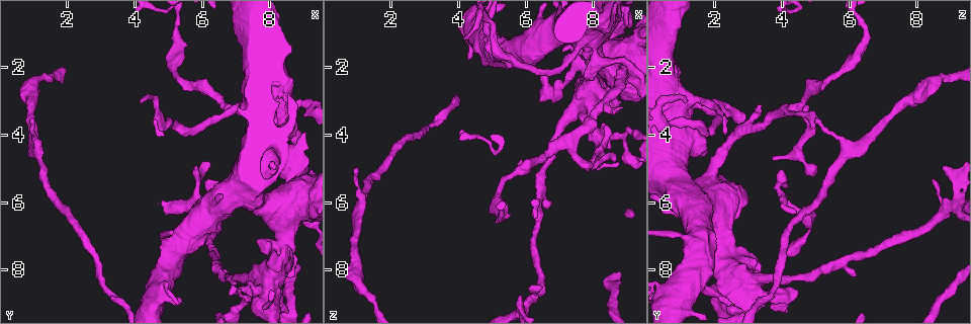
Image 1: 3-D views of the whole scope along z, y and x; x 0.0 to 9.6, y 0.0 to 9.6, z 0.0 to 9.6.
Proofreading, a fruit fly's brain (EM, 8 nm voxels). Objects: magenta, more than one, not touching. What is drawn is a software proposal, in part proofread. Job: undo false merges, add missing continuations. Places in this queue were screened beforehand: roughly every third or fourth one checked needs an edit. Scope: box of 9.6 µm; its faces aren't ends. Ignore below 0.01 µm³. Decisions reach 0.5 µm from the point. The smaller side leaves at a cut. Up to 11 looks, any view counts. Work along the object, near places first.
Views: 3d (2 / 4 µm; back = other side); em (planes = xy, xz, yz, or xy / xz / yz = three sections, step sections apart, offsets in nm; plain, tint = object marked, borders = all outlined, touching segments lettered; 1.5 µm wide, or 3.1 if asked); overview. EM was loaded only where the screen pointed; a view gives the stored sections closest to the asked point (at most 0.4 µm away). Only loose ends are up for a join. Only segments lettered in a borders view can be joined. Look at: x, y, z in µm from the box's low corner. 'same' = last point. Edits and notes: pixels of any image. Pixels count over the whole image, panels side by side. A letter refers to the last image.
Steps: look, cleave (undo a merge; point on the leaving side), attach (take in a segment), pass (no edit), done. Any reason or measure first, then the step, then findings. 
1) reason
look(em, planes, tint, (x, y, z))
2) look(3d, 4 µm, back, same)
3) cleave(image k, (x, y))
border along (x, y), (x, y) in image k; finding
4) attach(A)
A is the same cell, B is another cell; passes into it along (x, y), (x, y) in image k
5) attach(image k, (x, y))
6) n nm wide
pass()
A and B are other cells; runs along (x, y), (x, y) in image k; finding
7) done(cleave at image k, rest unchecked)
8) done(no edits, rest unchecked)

closes a loop
look(em, planes, borders, (8.00, 3.05, 1.25))

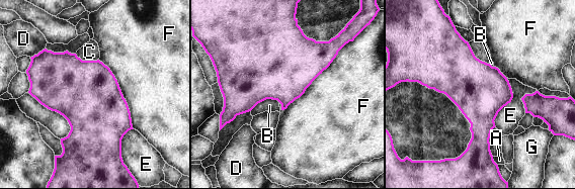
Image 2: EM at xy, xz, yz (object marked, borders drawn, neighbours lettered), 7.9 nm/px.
pass()
A, B, C, D, E, F and G are other cells; border along (98, 59), (116, 80), (134, 128) in image 2; all the same cell

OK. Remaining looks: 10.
look(em, planes, tint, (7.40, 8.95, 2.35))

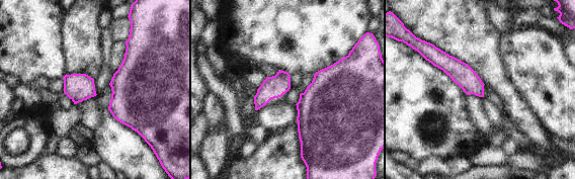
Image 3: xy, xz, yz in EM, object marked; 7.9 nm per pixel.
what lies round it
look(em, planes, borders, same)

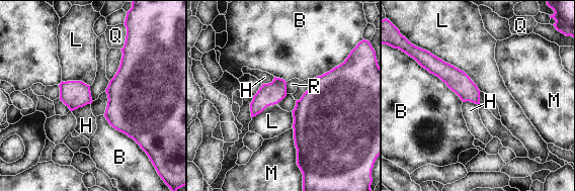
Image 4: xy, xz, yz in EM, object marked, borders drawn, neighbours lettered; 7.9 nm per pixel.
pass()
B, H, L, M, Q and R are other cells; border along (285, 82), (286, 93) in image 4; continuous, no second cell

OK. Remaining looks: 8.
branch point
look(3d, 2 µm, (6.45, 7.90, 5.75))

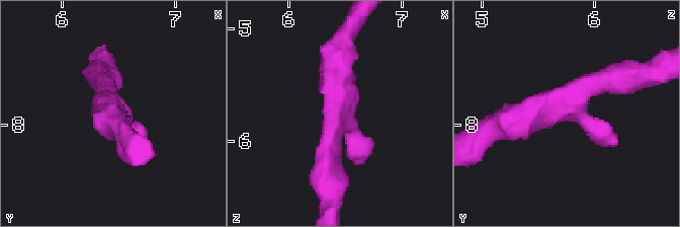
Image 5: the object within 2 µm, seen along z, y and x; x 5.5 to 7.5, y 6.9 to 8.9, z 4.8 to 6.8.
need the tissue
look(em, planes, borders, (6.46, 7.86, 5.74))

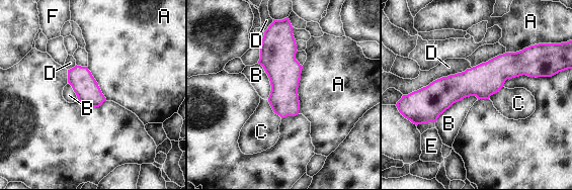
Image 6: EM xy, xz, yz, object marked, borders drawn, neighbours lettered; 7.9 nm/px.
pass()
A, B, C, D, E and F are other cells; border along (303, 66), (298, 88), (298, 113) in image 6; all the same cell

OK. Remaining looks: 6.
thick turns thin
look(3d, 2 µm, (1.25, 2.25, 8.65))

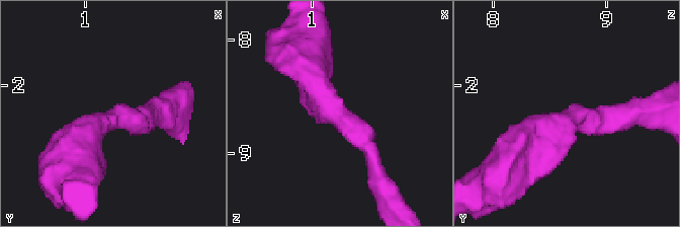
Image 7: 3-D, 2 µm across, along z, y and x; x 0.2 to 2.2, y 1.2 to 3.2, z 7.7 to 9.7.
arms of 220, 440 nm; shape alone is not enough
look(em, xy, step 8, tint, (1.28, 2.28, 8.72))

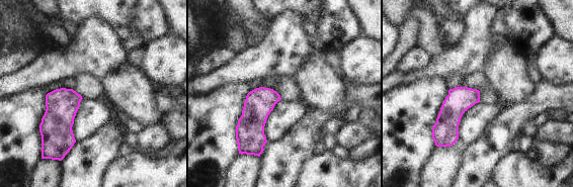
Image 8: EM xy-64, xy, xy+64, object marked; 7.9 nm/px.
another direction
look(em, planes, borders, same)

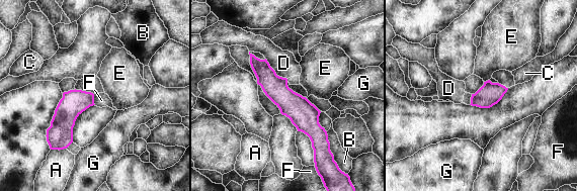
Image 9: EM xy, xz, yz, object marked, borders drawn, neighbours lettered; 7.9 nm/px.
pass()
A, B, C, D, E, F and G are other cells; border along (93, 94), (93, 102), (95, 104) in image 9; all the same cell

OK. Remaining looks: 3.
done(no edits, rest unchecked)

